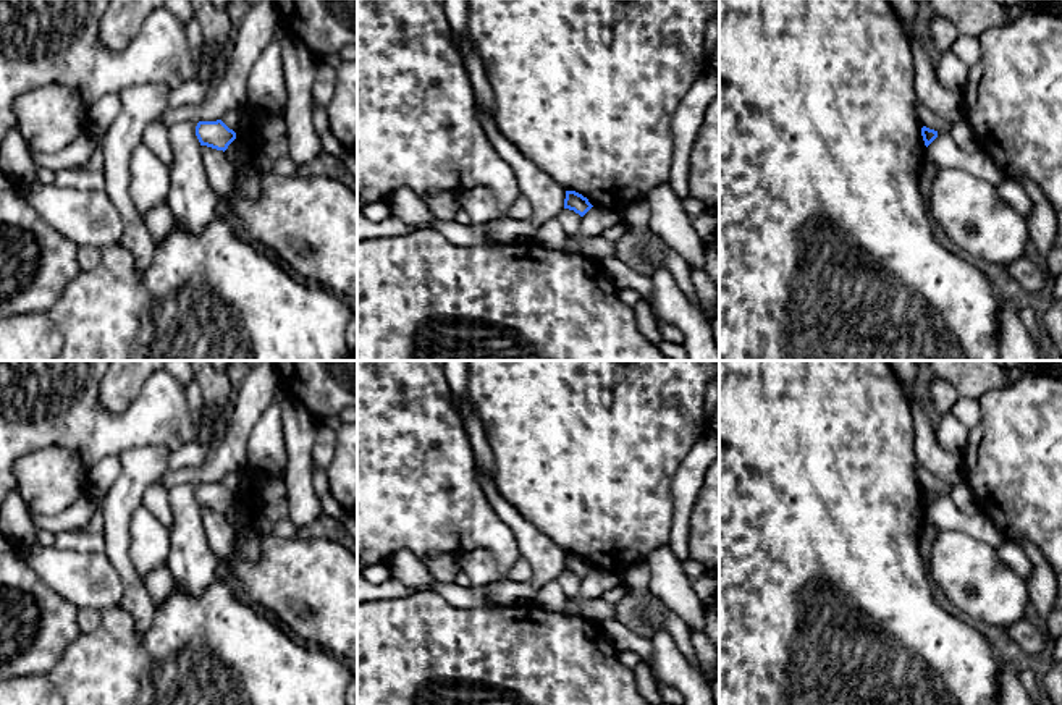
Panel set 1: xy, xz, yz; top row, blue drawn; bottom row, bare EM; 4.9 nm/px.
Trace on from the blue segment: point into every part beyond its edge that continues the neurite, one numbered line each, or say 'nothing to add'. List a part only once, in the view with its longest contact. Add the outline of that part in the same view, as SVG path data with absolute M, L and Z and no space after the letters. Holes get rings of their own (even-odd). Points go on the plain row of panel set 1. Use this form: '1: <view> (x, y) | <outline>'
nothing to add

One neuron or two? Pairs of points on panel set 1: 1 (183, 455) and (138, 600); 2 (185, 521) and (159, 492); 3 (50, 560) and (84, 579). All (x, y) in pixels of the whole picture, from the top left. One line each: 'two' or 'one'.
1: two
2: two
3: one

